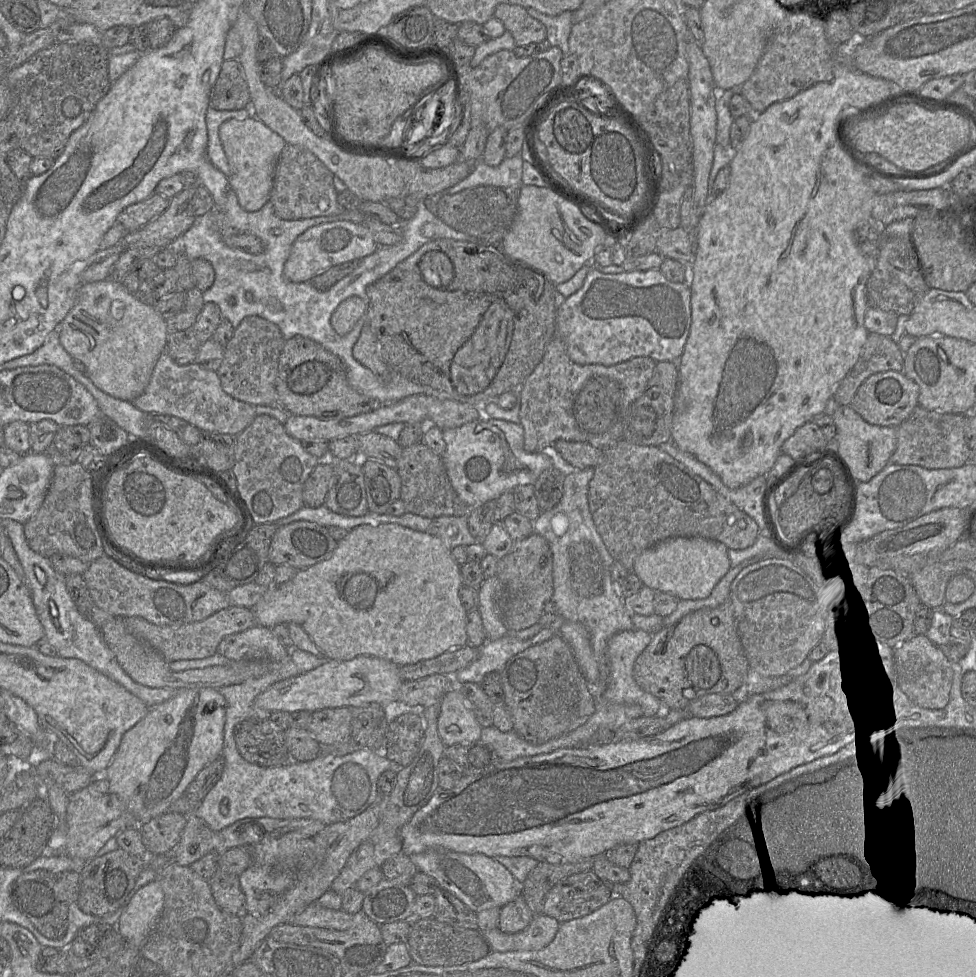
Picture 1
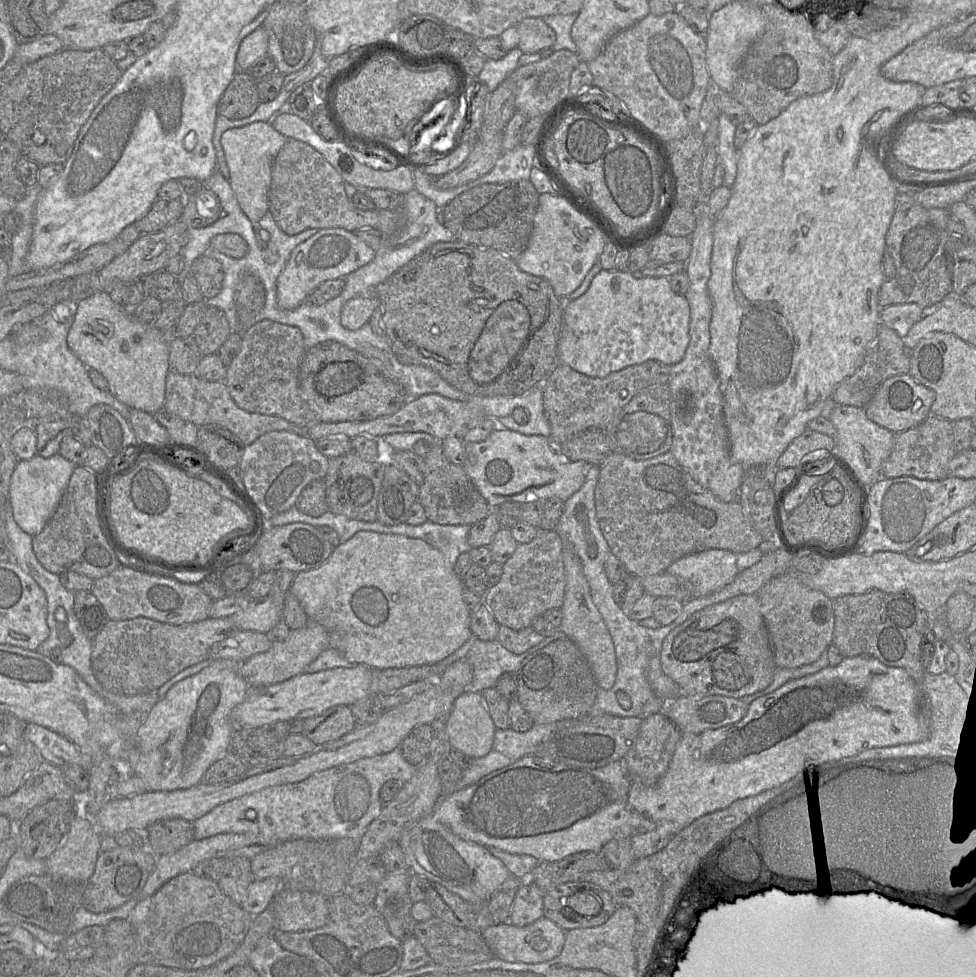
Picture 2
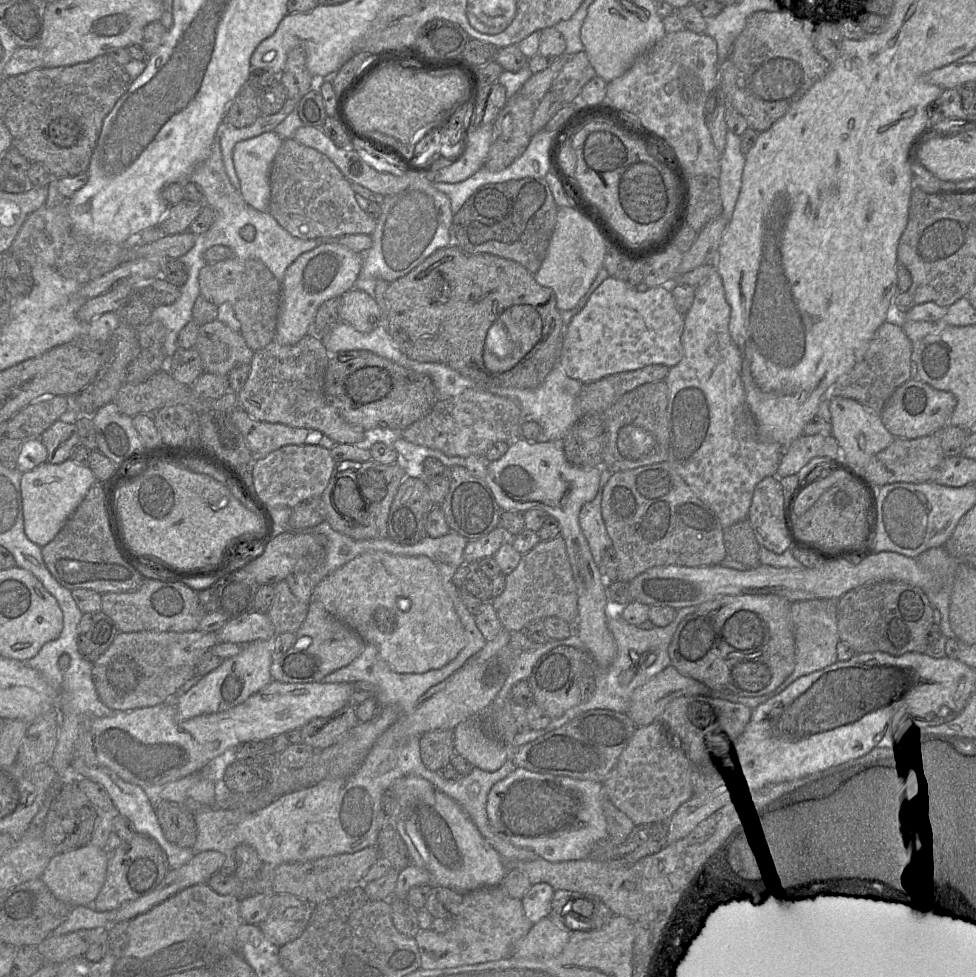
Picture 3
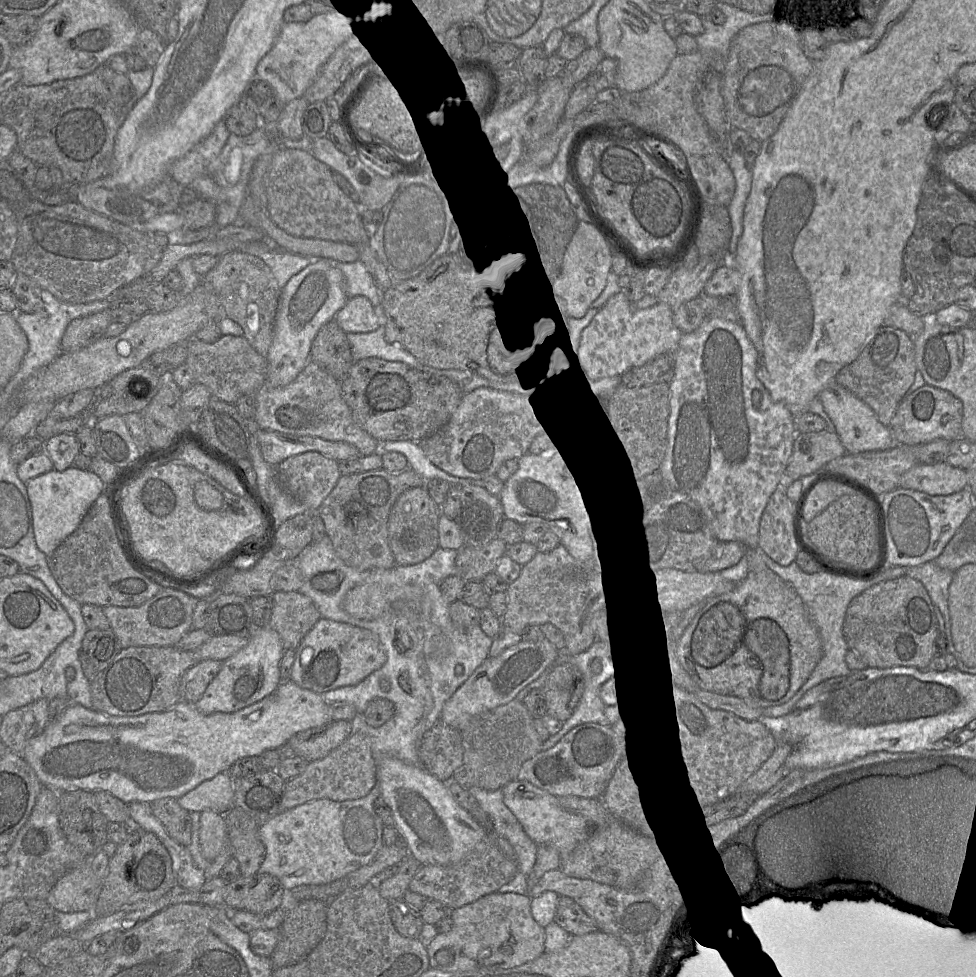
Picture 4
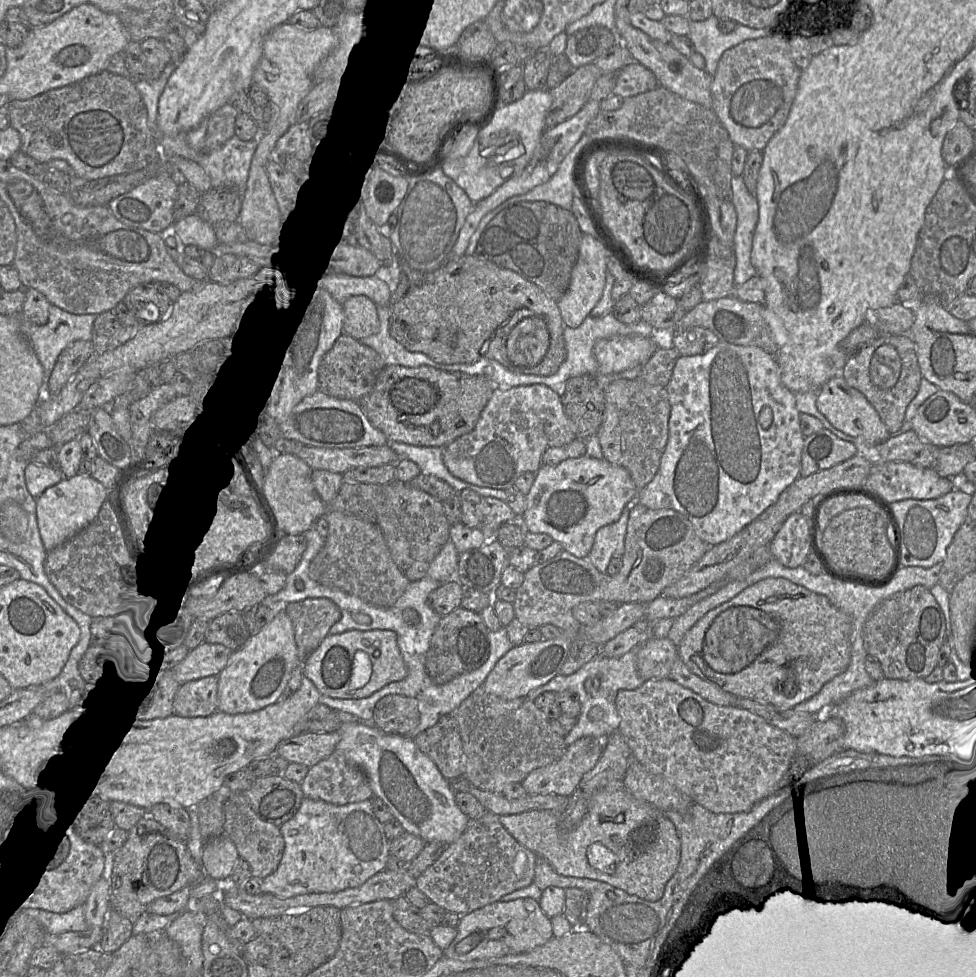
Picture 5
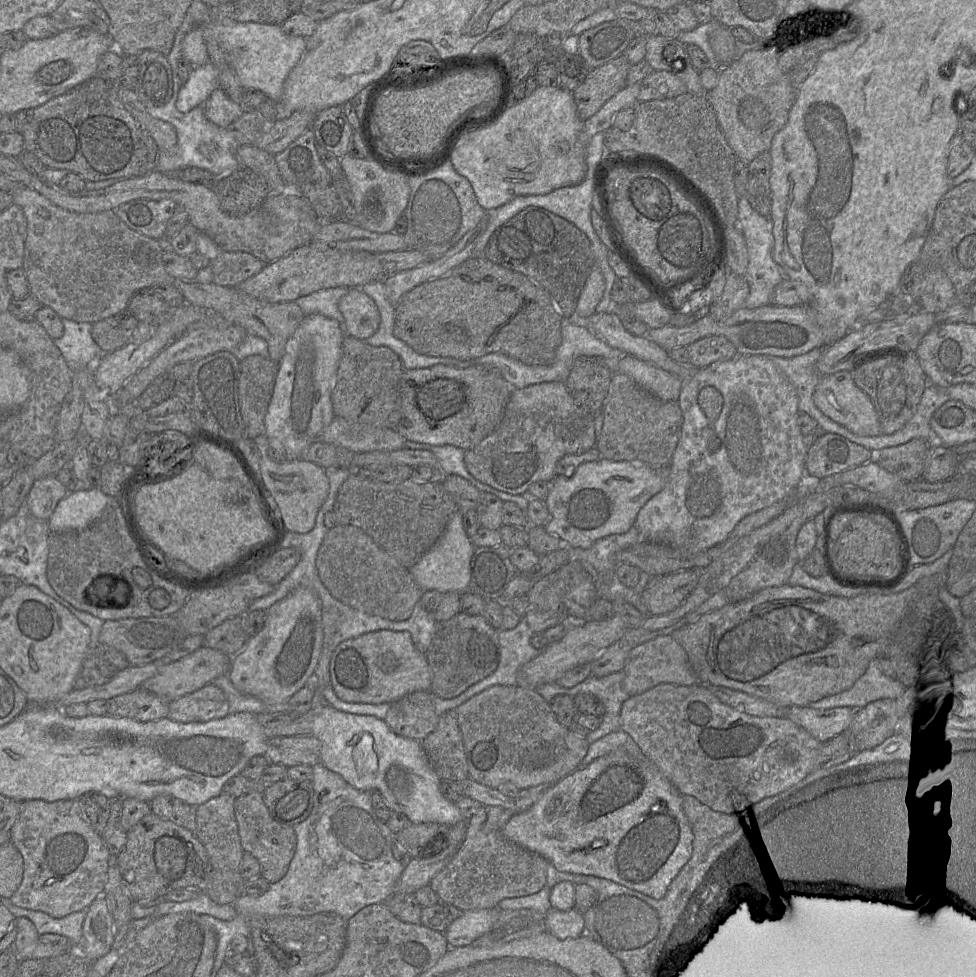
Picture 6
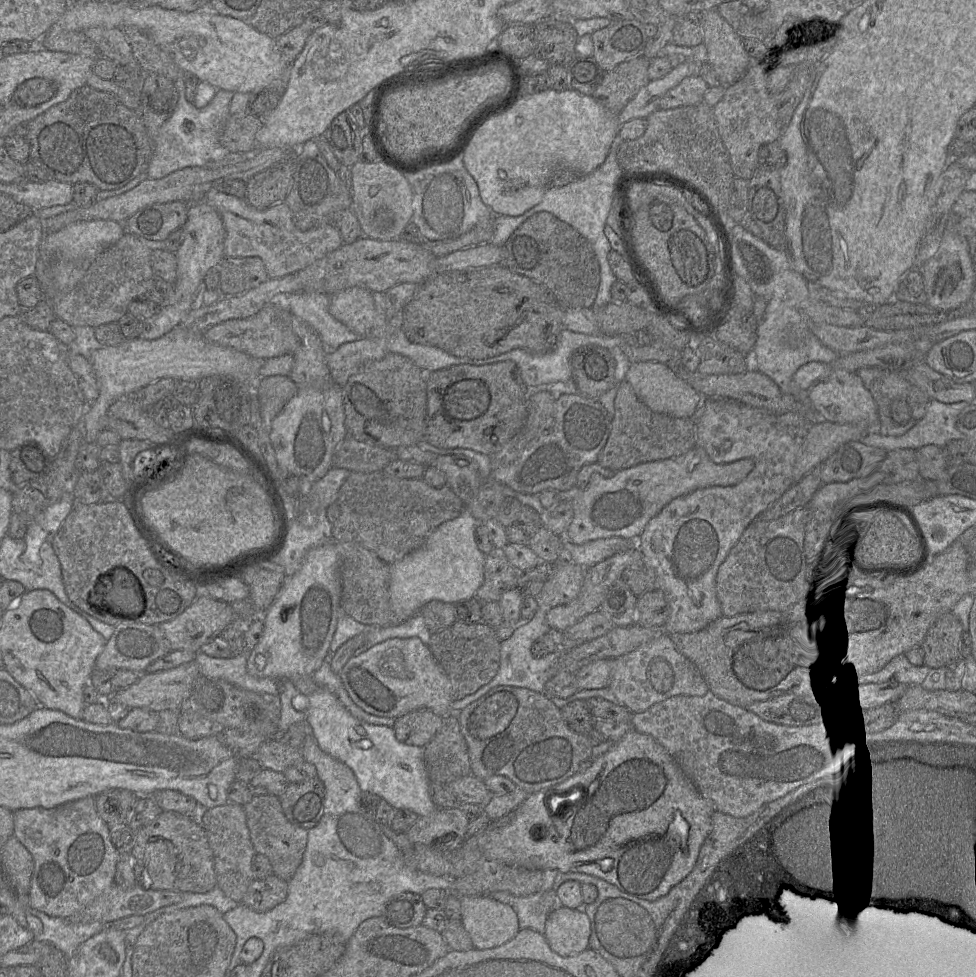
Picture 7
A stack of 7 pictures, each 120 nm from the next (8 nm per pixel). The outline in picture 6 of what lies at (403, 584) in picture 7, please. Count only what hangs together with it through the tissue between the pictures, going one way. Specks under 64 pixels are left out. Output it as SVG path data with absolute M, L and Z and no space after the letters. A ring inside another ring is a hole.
M456 511L448 521L439 539L430 550L409 569L409 572L423 591L436 590L439 592L464 593L467 591L471 579L470 562L474 550L475 547L464 530L462 514L460 511Z

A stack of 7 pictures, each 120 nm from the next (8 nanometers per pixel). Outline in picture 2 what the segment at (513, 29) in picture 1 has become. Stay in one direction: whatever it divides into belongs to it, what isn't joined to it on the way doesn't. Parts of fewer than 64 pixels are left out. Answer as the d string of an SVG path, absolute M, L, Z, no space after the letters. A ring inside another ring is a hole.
M526 18L515 27L519 34L518 48L523 53L551 48L555 42L555 32L541 18Z

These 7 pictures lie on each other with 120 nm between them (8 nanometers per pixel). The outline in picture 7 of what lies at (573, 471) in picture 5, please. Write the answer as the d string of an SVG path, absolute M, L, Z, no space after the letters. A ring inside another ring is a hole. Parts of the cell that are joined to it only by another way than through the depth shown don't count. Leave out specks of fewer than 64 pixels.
M694 446L680 456L619 470L611 478L594 473L586 488L575 486L570 491L562 492L562 500L571 500L574 510L566 537L575 544L615 536L637 540L648 522L675 498L702 488L736 485L746 478L754 464L751 458L716 464L704 449Z

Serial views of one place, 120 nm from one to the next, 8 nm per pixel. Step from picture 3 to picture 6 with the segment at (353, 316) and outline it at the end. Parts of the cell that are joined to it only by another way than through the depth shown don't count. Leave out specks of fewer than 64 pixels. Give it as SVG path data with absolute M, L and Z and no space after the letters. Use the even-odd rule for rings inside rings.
M350 288L338 304L345 319L345 336L367 340L377 331L380 313L372 298L361 288Z

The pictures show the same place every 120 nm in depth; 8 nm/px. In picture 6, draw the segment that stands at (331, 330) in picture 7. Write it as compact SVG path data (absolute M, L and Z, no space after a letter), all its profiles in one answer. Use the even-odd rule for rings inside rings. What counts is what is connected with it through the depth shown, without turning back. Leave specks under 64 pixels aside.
M334 287L315 291L295 300L305 315L321 314L339 322L345 332L345 319L339 310L340 299L349 291L349 287Z

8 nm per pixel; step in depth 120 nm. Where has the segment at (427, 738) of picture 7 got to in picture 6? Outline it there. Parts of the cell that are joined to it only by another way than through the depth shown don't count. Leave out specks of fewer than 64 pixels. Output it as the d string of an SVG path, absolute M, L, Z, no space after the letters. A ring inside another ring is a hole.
M418 691L390 703L384 721L395 734L421 742L437 728L439 718L433 694Z

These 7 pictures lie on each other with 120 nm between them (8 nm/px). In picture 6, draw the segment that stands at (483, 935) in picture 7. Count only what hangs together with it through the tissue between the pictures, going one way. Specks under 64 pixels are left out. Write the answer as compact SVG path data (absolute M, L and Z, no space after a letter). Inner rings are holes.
M497 908L462 911L444 931L448 945L454 948L473 944L477 938L492 930L498 916Z

